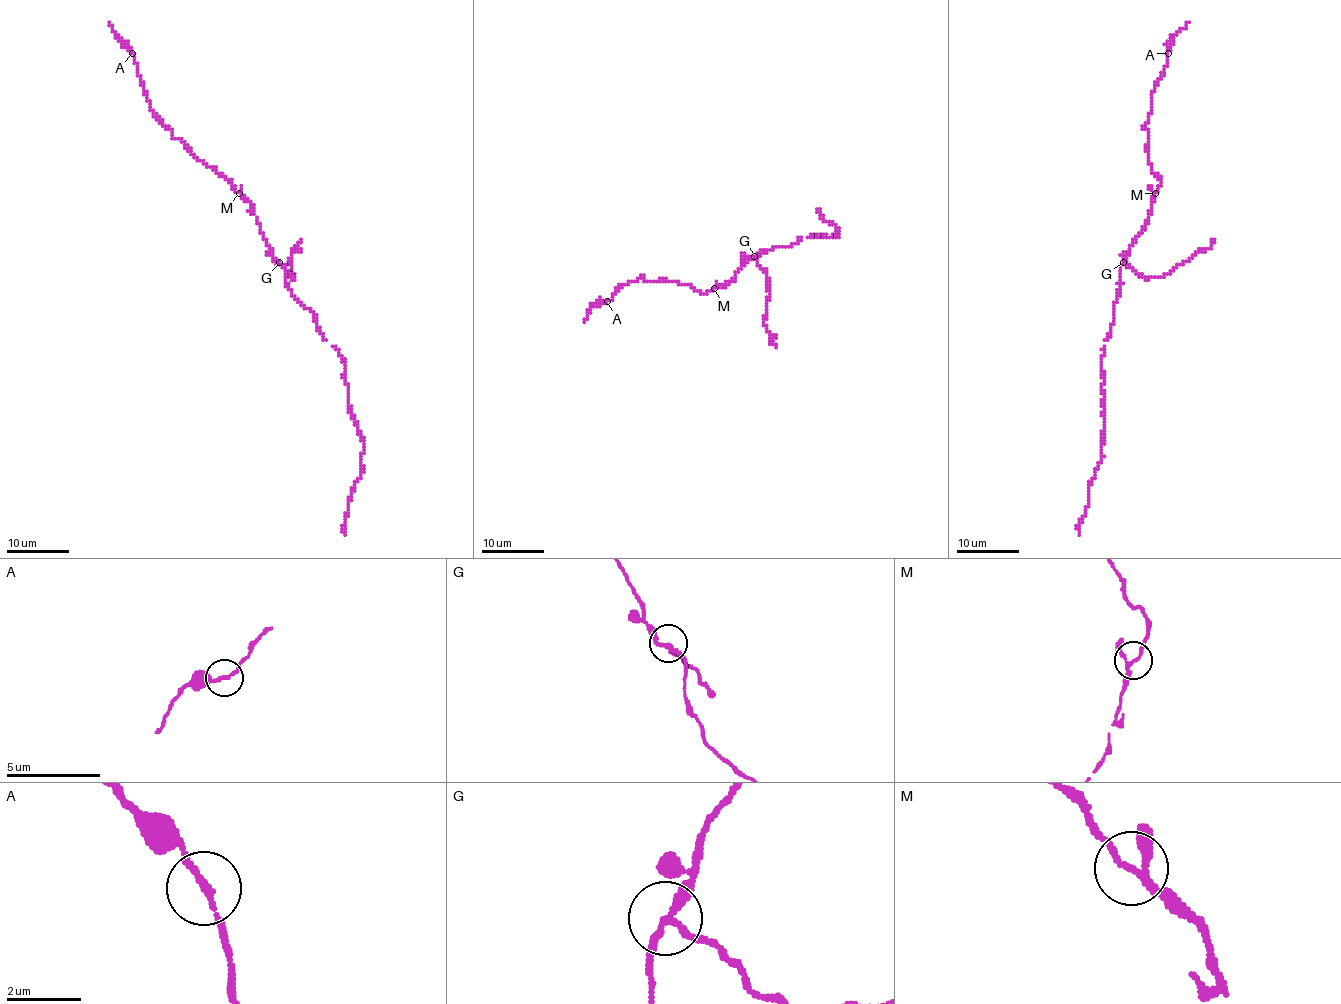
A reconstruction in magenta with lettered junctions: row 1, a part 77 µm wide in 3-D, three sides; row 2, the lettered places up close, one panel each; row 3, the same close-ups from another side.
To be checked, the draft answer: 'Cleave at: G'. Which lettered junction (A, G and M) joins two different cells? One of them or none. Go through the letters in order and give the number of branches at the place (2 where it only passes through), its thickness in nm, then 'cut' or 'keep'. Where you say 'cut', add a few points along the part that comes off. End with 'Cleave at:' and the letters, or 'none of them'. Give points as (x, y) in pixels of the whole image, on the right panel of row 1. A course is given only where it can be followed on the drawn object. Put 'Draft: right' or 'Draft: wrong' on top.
Draft: right
A: 2 branches meet; 160 nm thick; keep
G: 3 branches meet; 170 nm thick; cut; foreign part runs (1122, 262), (1140, 276), (1162, 278), (1210, 246), (1214, 240)
M: 3 branches meet; 150 nm thick; keep
Cleave at: G

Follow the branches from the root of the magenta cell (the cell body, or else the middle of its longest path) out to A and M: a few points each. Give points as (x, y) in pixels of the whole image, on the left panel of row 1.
A: (275, 259), (259, 231), (253, 207), (226, 179), (176, 139), (152, 111), (132, 53)
M: (275, 259), (259, 231), (253, 207), (239, 193)

